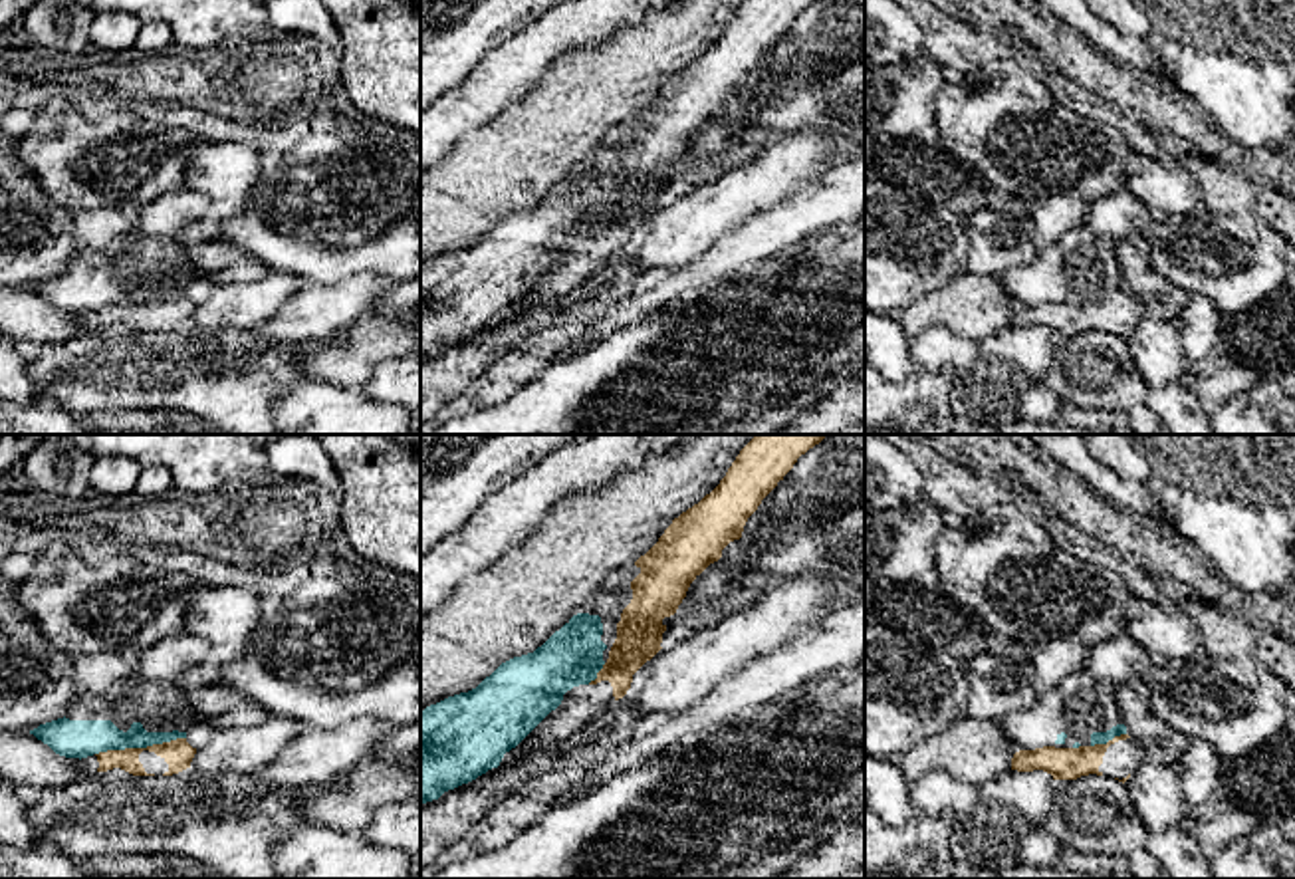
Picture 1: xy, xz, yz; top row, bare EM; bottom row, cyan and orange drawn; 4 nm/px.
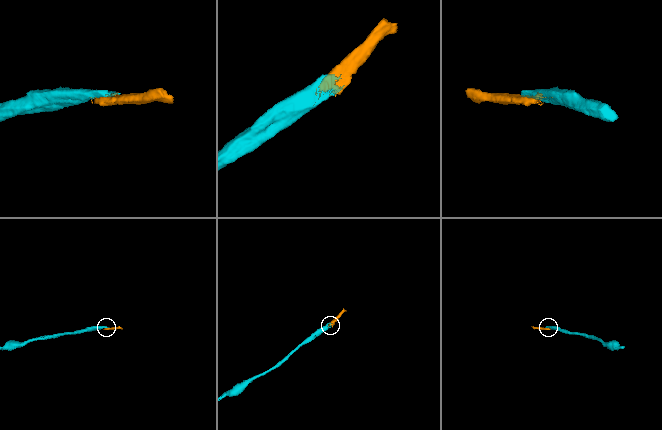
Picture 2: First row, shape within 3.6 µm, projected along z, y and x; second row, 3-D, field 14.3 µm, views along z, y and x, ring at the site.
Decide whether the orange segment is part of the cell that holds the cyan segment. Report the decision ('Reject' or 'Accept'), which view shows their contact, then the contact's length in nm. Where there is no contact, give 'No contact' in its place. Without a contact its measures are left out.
Reject. Touches cyan in xy. Shared border 380 nm

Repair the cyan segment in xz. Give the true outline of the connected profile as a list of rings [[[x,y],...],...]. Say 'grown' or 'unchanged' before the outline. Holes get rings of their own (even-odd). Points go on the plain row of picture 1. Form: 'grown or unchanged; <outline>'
grown; [[[635,119],[617,125],[593,157],[533,208],[502,218],[476,244],[420,268],[420,359],[498,323],[567,246],[597,234],[639,129]]]

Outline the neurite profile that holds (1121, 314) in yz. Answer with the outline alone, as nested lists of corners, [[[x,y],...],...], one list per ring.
[[[1128,290],[1115,292],[1107,300],[1055,304],[1043,302],[1035,306],[1019,306],[1011,314],[1011,325],[1033,327],[1043,325],[1053,335],[1077,335],[1097,329],[1126,337],[1140,321],[1146,306]]]

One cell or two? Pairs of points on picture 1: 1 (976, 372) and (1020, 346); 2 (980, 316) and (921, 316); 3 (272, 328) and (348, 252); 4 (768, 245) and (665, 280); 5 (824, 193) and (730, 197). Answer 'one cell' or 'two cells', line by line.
1: one cell
2: one cell
3: two cells
4: one cell
5: two cells

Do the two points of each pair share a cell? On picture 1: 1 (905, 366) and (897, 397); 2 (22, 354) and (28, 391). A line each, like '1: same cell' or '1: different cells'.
1: different cells
2: same cell

